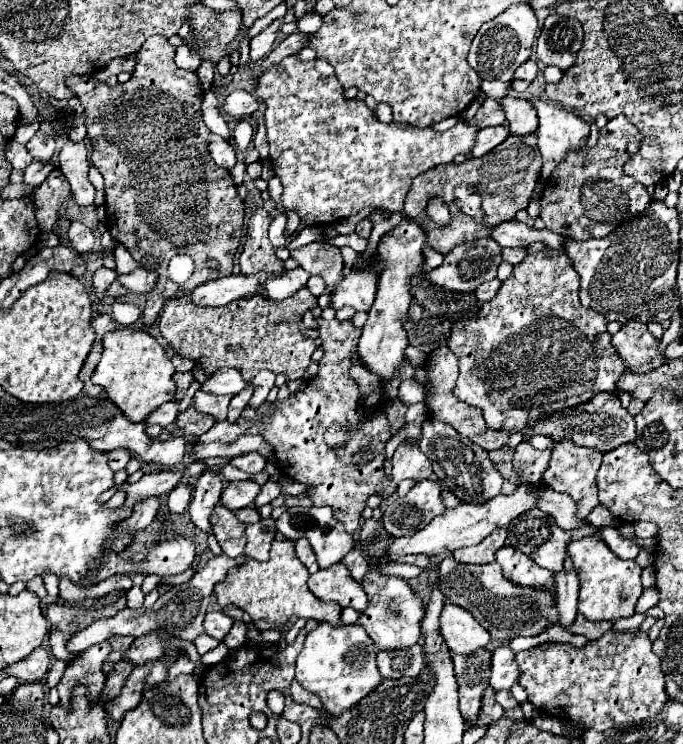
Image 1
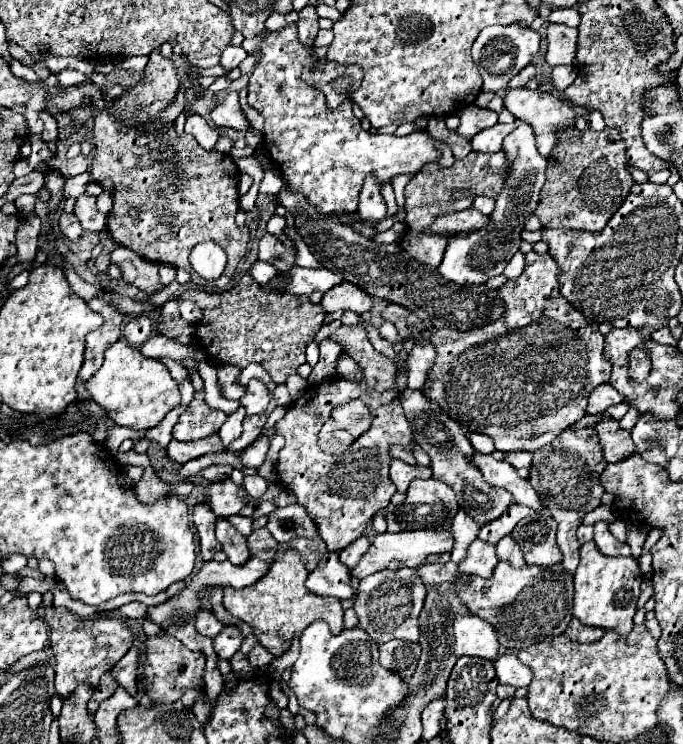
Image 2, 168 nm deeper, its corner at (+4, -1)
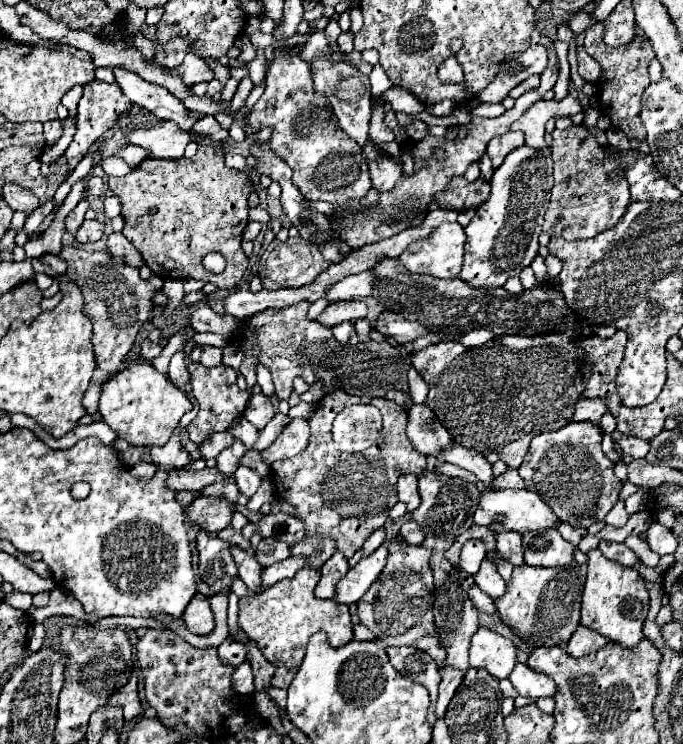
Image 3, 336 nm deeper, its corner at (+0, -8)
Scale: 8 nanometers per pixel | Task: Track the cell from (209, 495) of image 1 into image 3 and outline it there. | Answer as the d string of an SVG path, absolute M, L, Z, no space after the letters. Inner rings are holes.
M207 530L197 532L197 552L199 552L199 576L215 592L231 586L231 578L237 574L229 544L219 540Z

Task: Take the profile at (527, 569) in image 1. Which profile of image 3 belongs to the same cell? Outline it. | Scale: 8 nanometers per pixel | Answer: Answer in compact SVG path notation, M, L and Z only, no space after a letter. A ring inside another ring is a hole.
M499 532L497 534L497 550L501 552L507 562L513 566L523 566L523 546L521 546L521 536L517 532Z

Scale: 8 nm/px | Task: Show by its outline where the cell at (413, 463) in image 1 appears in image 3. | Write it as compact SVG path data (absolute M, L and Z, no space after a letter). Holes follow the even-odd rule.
M403 474L403 476L399 476L397 492L399 492L399 500L407 504L409 512L411 512L411 510L415 510L415 506L419 506L417 476L415 476L415 474Z

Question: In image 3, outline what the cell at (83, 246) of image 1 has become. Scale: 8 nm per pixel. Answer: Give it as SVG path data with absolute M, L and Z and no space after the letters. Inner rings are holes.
M81 200L81 202L75 206L75 210L65 218L65 230L67 230L69 234L75 236L75 232L81 228L81 224L83 224L83 220L85 220L83 216L85 216L87 208L89 208L87 200Z

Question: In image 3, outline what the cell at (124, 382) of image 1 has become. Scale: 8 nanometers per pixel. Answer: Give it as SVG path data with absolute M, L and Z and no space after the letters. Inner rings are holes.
M135 360L125 370L111 376L103 384L99 396L99 414L103 422L133 446L163 446L171 438L181 416L191 408L193 404L189 398L145 360Z

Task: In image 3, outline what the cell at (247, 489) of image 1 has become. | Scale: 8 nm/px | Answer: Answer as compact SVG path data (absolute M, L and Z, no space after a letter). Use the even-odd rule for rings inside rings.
M199 496L189 506L189 522L207 532L219 532L231 524L235 506L223 496Z

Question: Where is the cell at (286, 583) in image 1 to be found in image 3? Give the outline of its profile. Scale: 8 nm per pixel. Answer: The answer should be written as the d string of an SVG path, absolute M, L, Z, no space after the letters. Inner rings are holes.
M303 568L291 580L281 580L275 586L257 592L251 598L239 600L239 626L259 646L263 656L273 666L299 668L305 646L311 634L325 630L333 648L347 644L353 638L349 608L335 600L319 600L313 590L319 582L319 570Z

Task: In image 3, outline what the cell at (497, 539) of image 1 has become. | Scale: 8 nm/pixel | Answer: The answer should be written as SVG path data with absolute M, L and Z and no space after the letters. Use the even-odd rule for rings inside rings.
M487 558L481 562L481 568L473 576L473 580L491 598L499 598L505 592L505 580L499 576L499 572L495 570L495 566Z

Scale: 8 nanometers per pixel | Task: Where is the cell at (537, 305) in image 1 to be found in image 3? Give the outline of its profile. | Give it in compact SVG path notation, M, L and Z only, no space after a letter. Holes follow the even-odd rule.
M581 326L577 338L563 332L547 332L535 336L497 336L481 348L463 348L459 342L441 342L427 346L413 356L413 368L429 384L425 406L429 406L439 422L451 432L457 444L473 448L481 454L497 452L509 468L519 468L529 452L531 440L541 432L553 432L573 420L575 404L583 396L585 382L581 362L585 350L579 346L583 338L591 338L593 330Z

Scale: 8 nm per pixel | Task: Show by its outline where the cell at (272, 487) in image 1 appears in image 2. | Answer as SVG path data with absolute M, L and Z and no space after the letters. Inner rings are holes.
M245 475L245 481L243 481L243 487L245 491L253 497L253 499L259 499L265 491L267 491L267 481L259 475Z

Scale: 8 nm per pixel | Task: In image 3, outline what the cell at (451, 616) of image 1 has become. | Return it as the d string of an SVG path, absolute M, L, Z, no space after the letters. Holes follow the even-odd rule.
M479 628L471 636L469 664L475 668L483 668L491 676L503 680L511 674L511 668L517 664L515 644L489 628Z

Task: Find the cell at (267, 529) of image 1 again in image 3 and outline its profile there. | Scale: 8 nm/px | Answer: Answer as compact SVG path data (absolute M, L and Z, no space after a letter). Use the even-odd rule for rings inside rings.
M263 538L257 546L257 552L255 552L255 558L259 560L259 564L265 568L265 566L271 566L275 562L281 562L285 558L289 558L291 552L289 552L289 546L279 542L279 540L271 540L271 538Z

